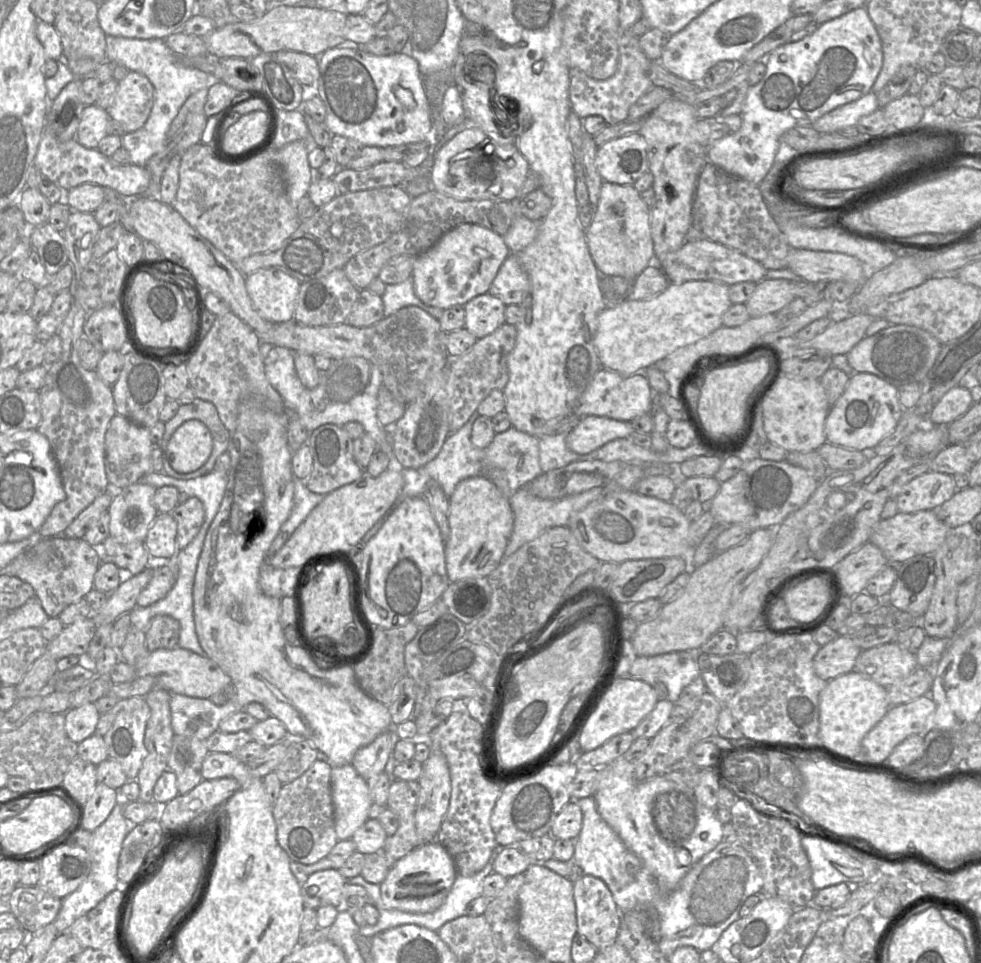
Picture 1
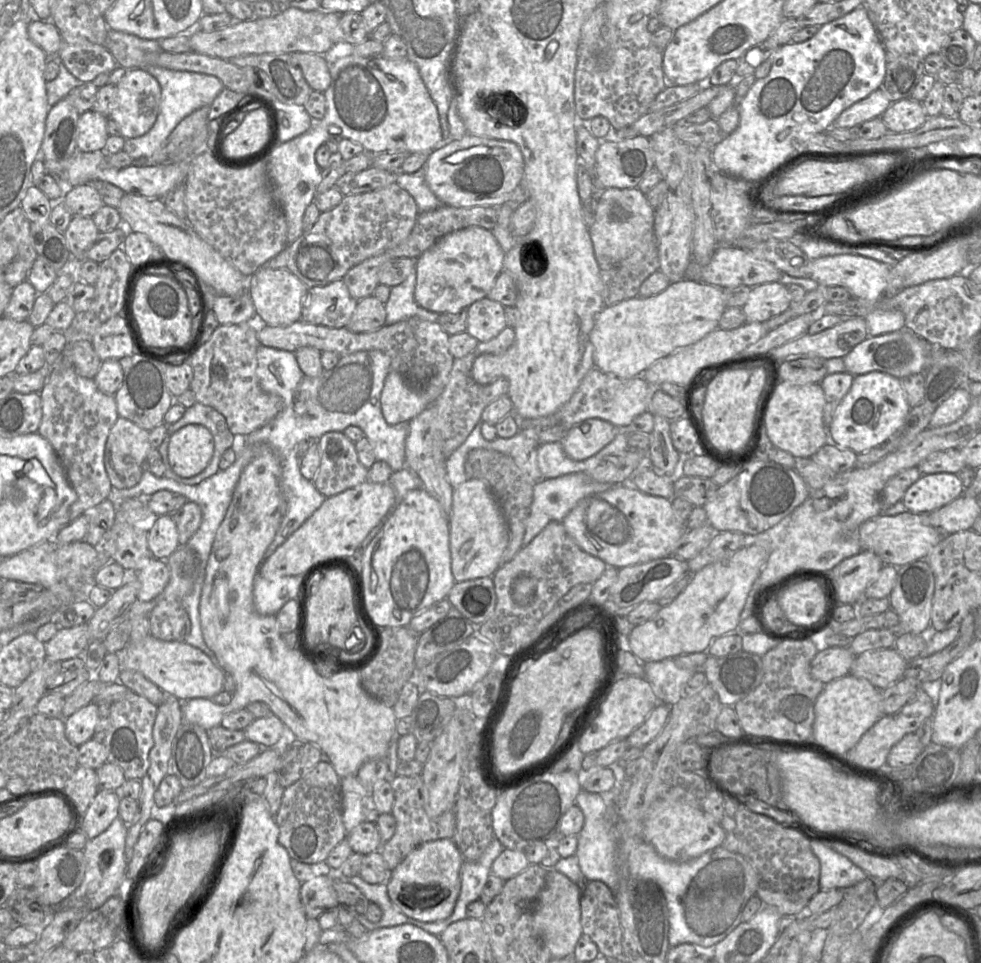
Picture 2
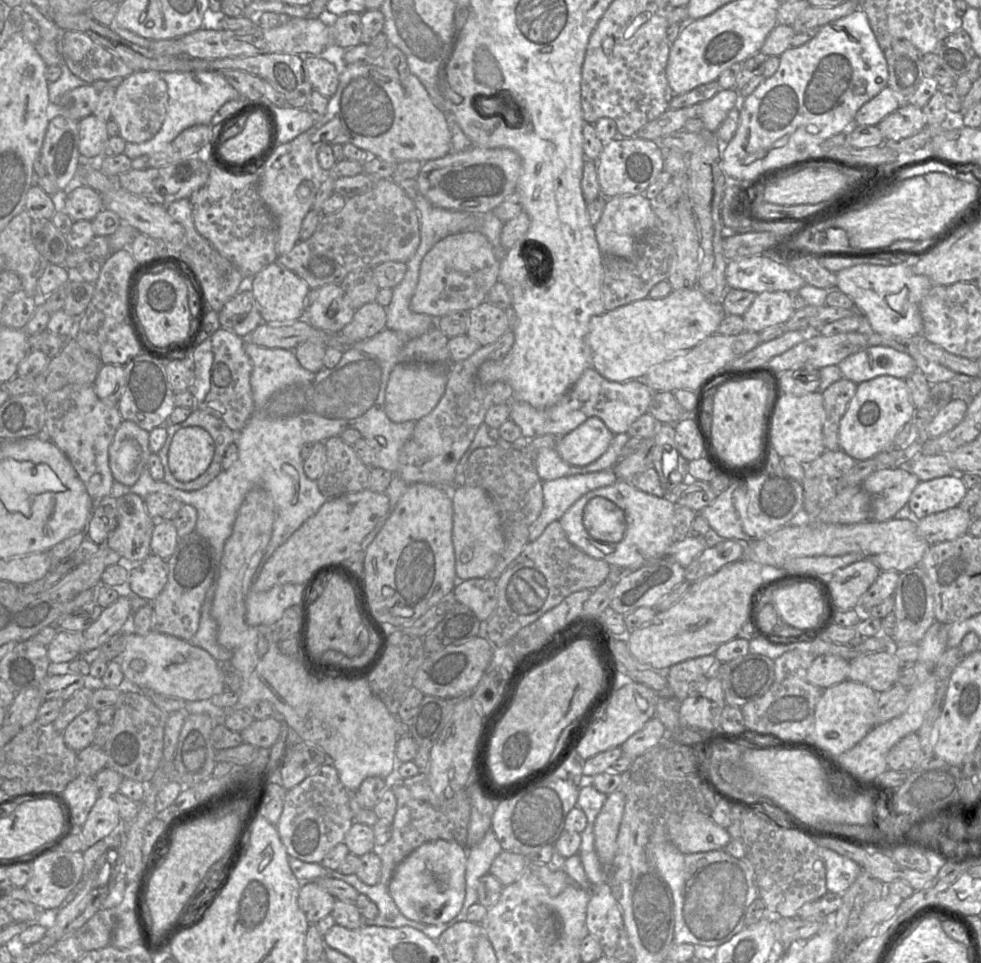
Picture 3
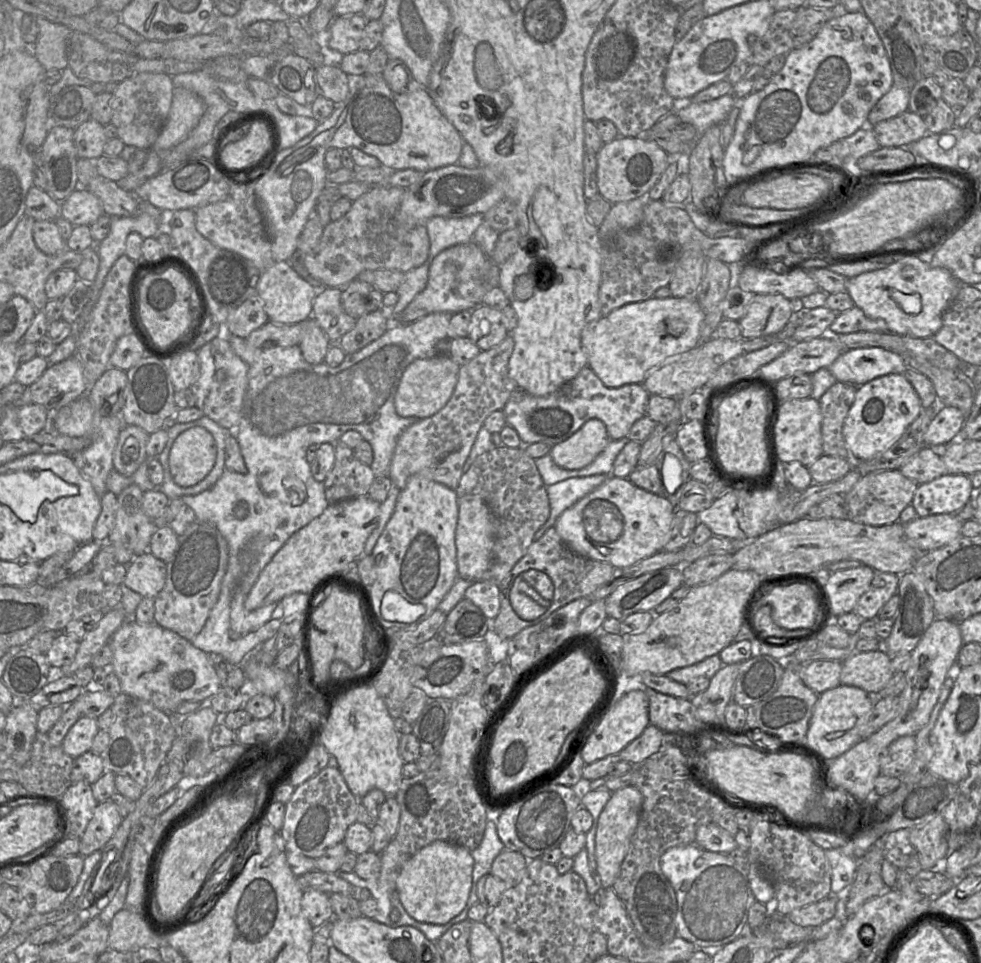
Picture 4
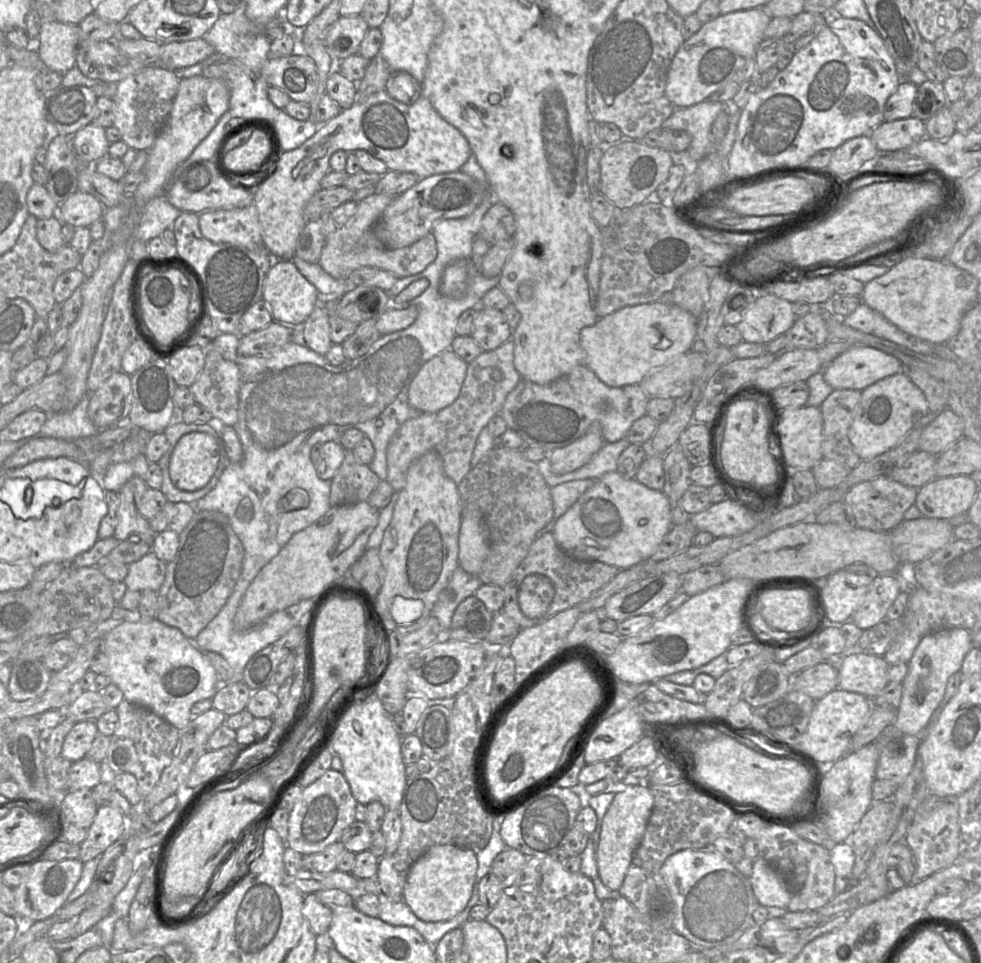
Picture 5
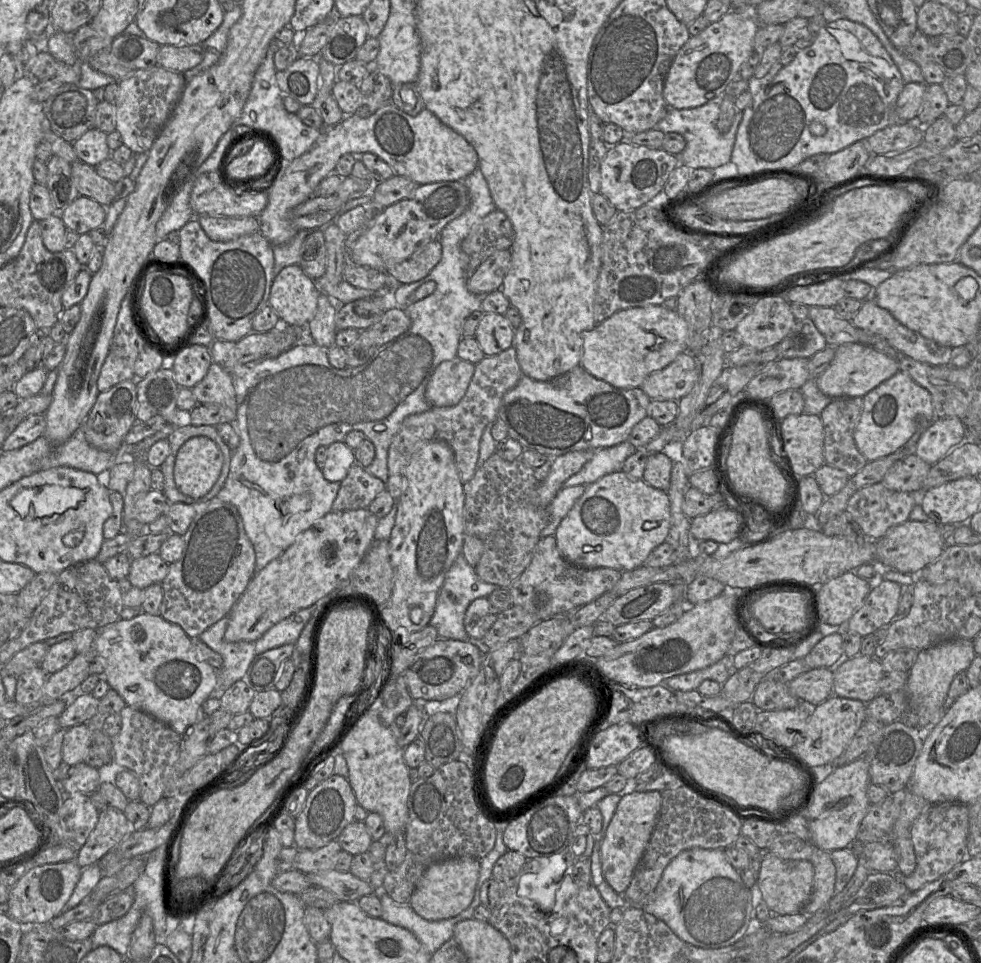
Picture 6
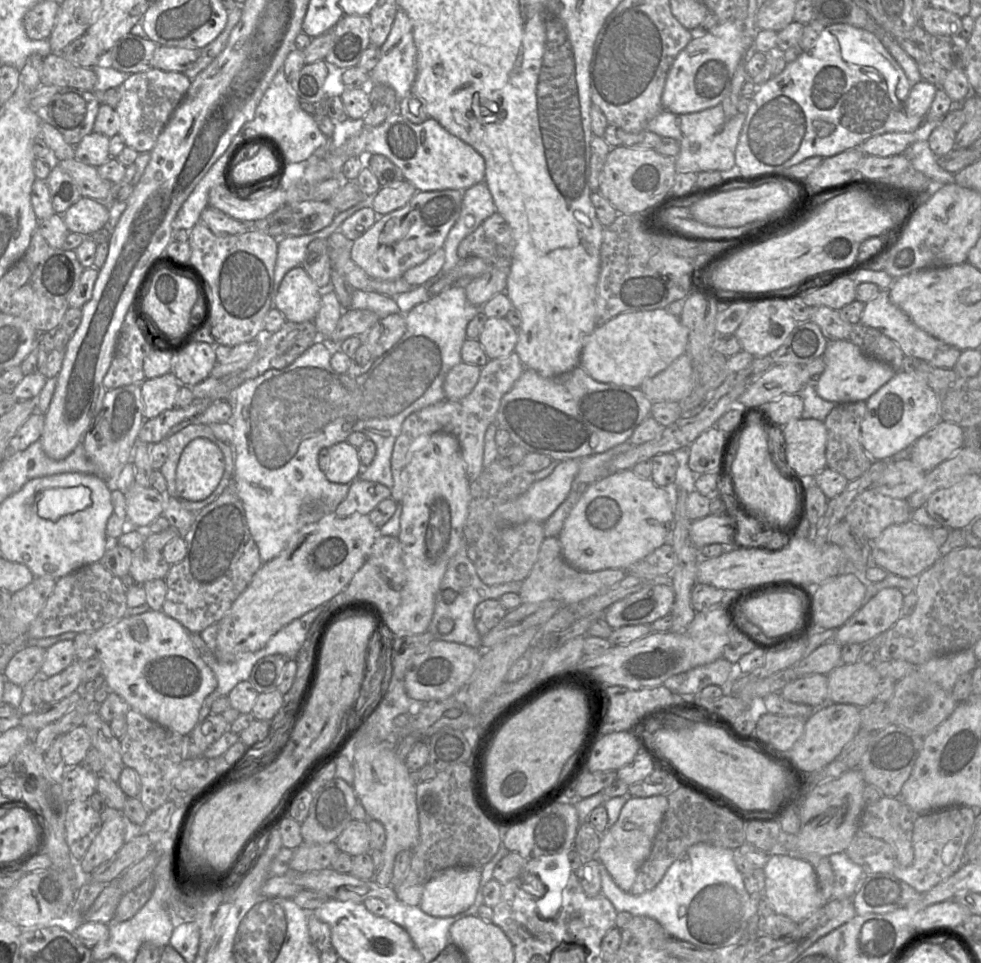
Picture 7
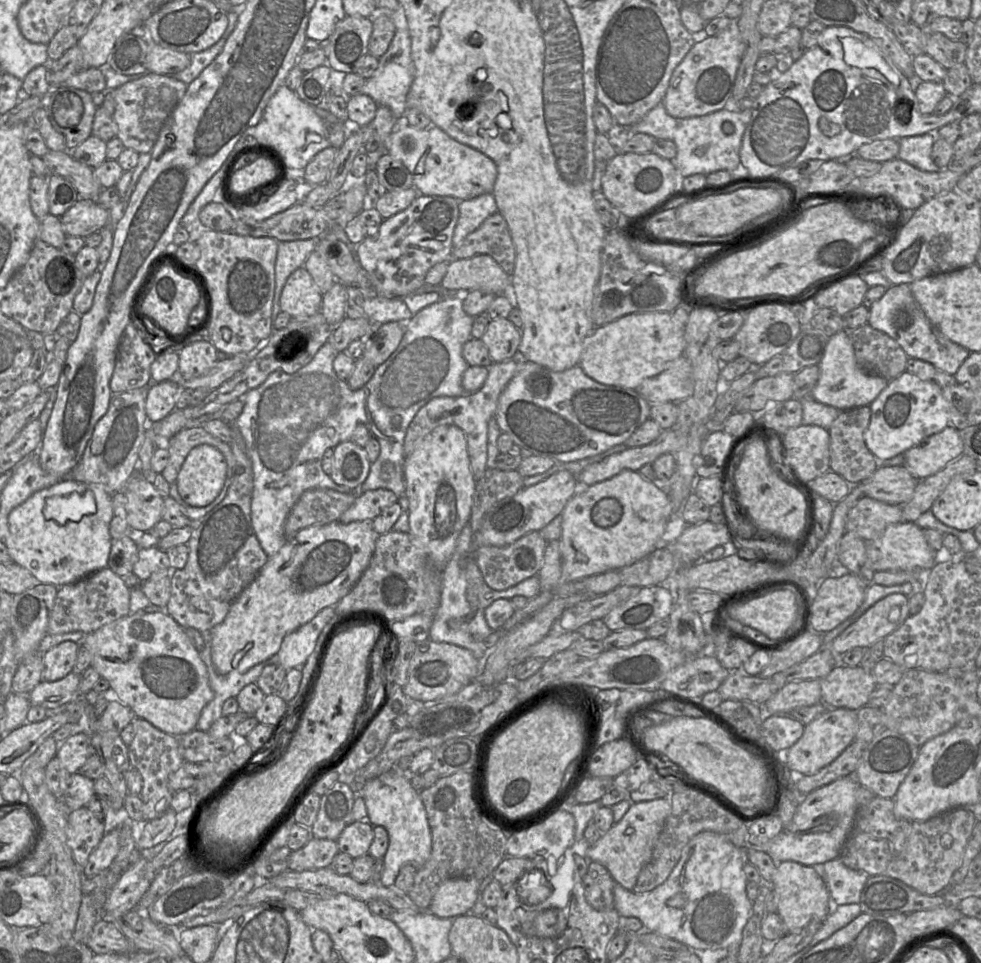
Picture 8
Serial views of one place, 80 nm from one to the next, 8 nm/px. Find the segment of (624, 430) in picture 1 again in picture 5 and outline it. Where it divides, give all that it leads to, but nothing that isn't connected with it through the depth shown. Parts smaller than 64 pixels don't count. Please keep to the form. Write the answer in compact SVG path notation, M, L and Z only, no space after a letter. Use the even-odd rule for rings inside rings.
M593 422L586 433L571 444L550 452L551 469L557 475L573 472L587 464L604 446L599 422Z

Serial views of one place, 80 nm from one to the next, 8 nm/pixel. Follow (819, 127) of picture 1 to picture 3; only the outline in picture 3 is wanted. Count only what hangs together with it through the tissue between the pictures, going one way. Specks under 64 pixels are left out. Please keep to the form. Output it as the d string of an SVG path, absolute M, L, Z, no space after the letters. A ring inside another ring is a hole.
M889 87L861 106L855 115L857 125L877 125L884 117L898 109L904 99Z

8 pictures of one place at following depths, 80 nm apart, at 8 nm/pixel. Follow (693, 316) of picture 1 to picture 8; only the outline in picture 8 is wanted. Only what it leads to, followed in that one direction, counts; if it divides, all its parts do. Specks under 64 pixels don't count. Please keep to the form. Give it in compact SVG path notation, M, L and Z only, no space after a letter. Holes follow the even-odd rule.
M671 312L631 313L595 327L583 341L578 365L598 383L636 389L644 379L658 375L682 355L684 327L673 321Z

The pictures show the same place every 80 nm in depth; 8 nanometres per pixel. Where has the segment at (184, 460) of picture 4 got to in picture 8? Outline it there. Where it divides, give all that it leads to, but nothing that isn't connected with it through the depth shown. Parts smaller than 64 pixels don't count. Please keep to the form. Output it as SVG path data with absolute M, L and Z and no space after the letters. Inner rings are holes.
M198 445L189 452L178 474L179 494L190 506L206 506L221 492L226 475L223 454L211 445Z

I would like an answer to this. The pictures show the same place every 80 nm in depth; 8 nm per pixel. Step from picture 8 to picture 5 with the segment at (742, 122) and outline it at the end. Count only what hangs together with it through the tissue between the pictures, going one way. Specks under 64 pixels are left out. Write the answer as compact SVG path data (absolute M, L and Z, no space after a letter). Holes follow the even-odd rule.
M706 100L690 107L675 108L661 127L669 131L684 130L691 135L691 144L687 151L694 162L699 162L710 153L727 159L735 141L740 116L741 109L732 103ZM725 109L730 116L729 126L723 140L715 145L711 143L712 124Z

